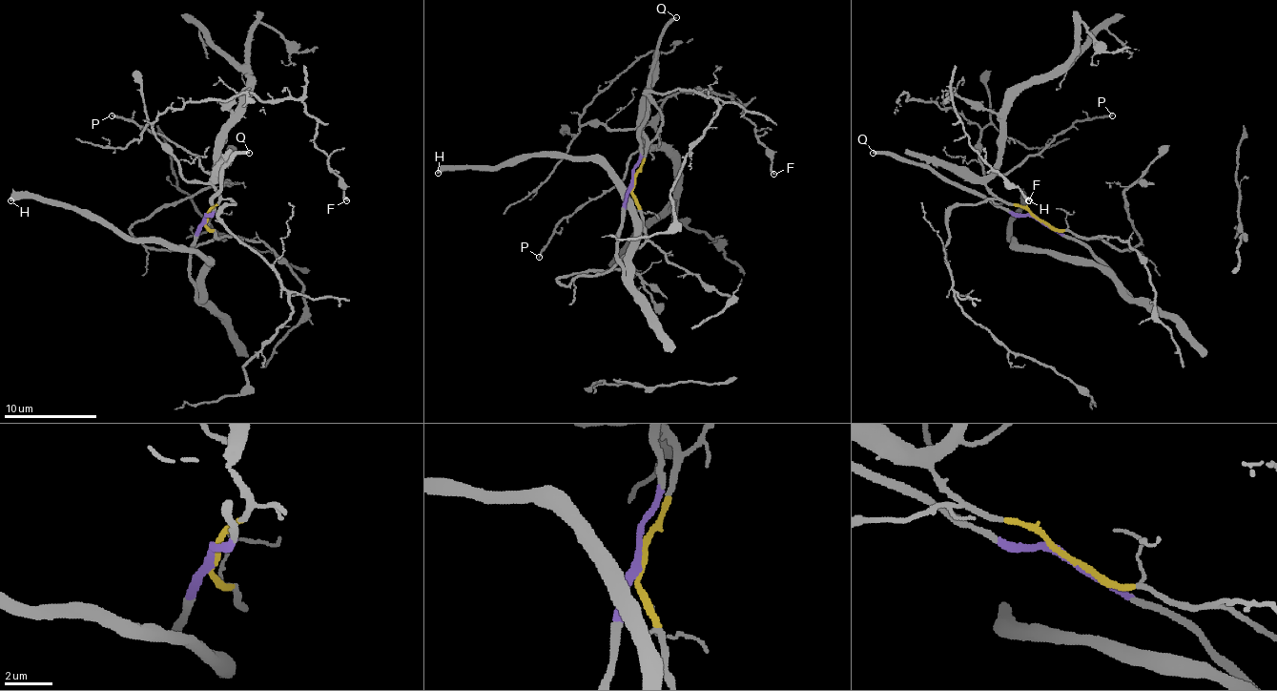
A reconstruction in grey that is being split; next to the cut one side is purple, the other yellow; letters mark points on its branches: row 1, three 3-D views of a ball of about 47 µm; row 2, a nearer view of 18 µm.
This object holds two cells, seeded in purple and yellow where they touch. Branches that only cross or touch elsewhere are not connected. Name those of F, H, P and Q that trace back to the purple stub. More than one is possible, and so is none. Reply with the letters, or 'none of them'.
H, Q

